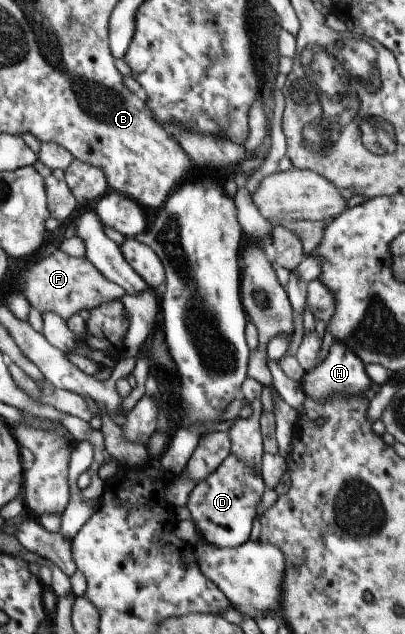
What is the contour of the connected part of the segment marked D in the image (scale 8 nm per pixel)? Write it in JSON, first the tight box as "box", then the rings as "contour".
{"box":[186,453,265,548],"contour":[[[228,453],[203,481],[193,486],[187,499],[186,507],[200,539],[220,548],[232,548],[249,540],[253,520],[257,517],[256,505],[265,488],[259,472]]]}

